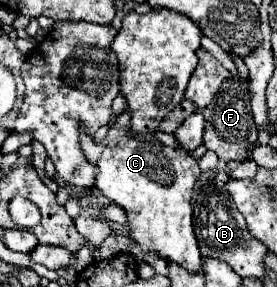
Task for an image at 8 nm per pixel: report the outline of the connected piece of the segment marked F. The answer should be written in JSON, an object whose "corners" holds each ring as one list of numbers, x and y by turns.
{"corners":[[204,35,201,39,201,47,223,64,223,68,229,68,229,72,231,72,231,78,221,84,217,96,213,96,211,104,203,110,205,126,207,126,205,136,203,136,203,144,207,146,207,150,213,150,225,162,229,162,229,160,245,160,249,156,247,144,253,144,255,138,257,138,257,128,255,128,253,114,251,114,249,90,247,90,247,86,243,86,243,82,241,82,241,78,237,74,235,62,229,58,229,54,217,43]]}

